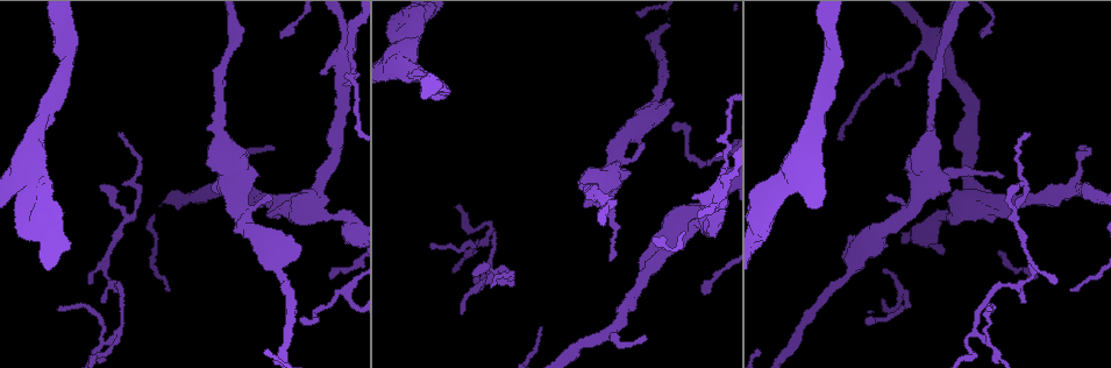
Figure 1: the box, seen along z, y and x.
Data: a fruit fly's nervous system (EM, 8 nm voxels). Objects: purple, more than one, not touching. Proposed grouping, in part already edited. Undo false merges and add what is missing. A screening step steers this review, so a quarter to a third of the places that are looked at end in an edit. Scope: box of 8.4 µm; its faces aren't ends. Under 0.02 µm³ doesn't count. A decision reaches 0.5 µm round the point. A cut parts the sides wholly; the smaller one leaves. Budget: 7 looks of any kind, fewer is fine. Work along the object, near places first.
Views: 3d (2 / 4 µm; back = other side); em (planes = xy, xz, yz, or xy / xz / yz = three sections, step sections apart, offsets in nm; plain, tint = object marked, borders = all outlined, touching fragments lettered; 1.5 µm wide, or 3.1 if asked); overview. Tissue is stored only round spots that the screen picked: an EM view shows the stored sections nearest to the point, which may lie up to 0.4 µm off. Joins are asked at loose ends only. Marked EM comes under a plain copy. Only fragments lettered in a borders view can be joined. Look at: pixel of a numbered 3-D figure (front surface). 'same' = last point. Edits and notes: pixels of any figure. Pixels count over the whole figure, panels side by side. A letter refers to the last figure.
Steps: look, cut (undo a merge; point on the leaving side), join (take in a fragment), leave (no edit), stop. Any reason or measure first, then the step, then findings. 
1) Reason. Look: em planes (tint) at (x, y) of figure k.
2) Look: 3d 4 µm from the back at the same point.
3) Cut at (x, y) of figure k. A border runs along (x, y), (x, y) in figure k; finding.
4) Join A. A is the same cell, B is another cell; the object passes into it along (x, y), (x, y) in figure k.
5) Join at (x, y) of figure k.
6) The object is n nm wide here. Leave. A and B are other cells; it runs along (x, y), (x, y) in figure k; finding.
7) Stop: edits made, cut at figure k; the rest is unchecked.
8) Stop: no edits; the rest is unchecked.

Thin end. Look: em xy step 4 (borders) at (461, 314) of figure 1.

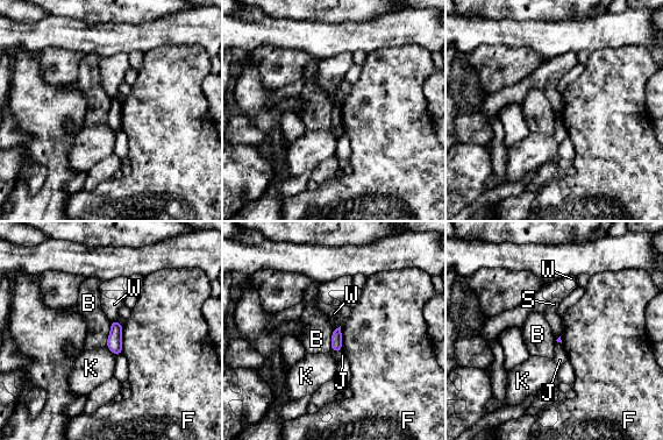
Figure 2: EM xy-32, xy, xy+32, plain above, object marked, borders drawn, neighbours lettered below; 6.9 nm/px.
The longest contact is with F, 190 nm. Leave. B, F, J, K, S and W are other cells; none of them fits.

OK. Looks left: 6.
Free end. Look: 3d 2 µm at (52, 183) of figure 1.

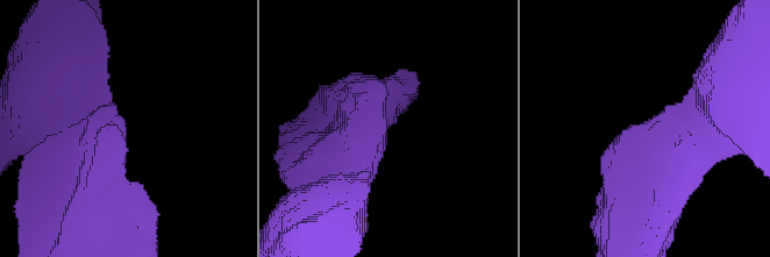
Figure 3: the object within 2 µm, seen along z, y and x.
Look: em xy step 8 (borders) at (672, 125) of figure 3.

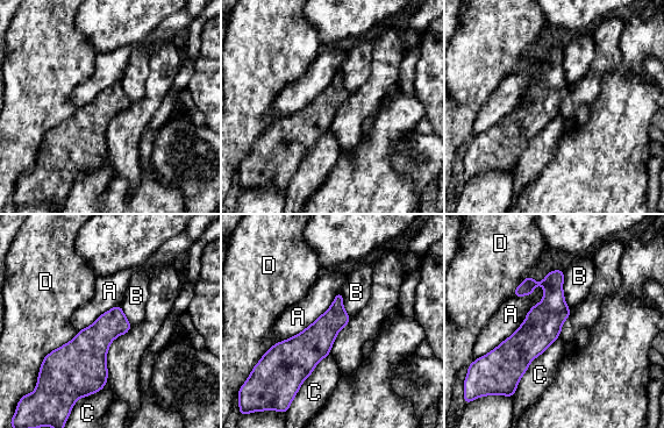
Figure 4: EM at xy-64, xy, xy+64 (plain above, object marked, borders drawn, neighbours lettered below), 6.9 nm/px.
Leave. A, B, C and D are other cells; it runs along (558, 272), (552, 309), (497, 357) in figure 4; none of them fits.

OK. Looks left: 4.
Sudden change in width. Look: 3d 4 µm at (338, 213) of figure 1.

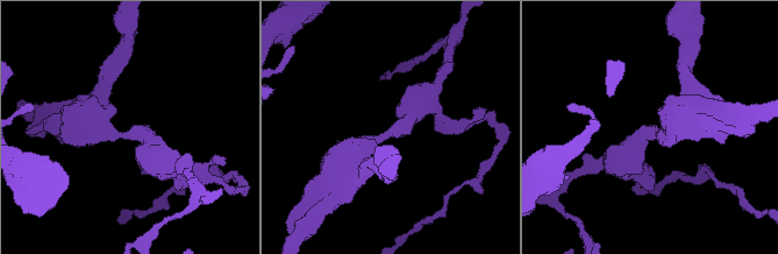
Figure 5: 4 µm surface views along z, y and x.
Look: em yz step 8 (tint) at (393, 134) of figure 5.

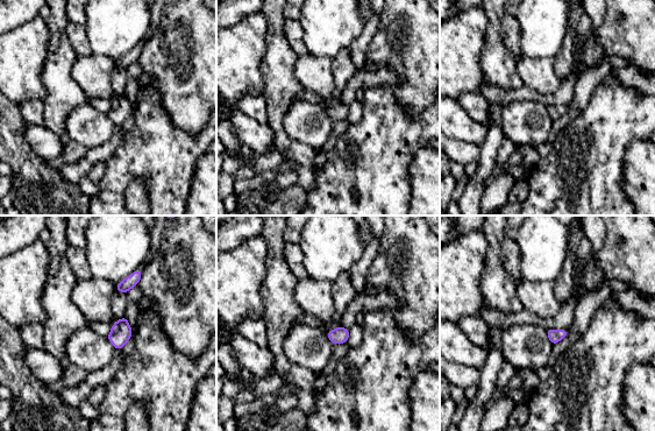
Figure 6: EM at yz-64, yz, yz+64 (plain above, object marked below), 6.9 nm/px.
Another direction. Look: em planes (borders) at the same point.

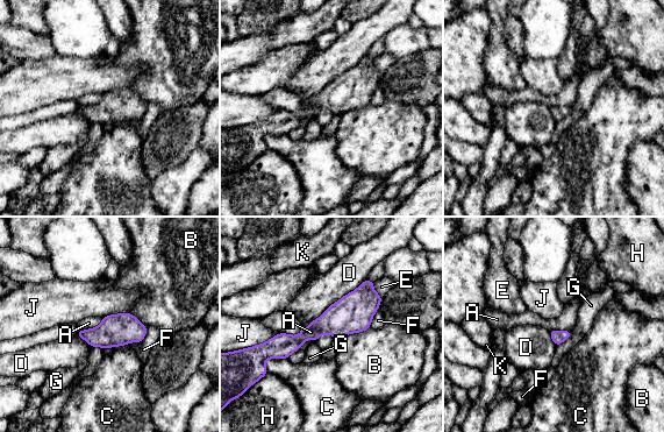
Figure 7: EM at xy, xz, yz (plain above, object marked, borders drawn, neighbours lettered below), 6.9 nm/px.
The object is 50 nm wide here. Leave. A, B, C, D, E, F, G, H, J and K are other cells; a border runs along (102, 318), (97, 326), (79, 330) in figure 7; one neuron here.

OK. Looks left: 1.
Stop: no edits; the rest is unchecked.

